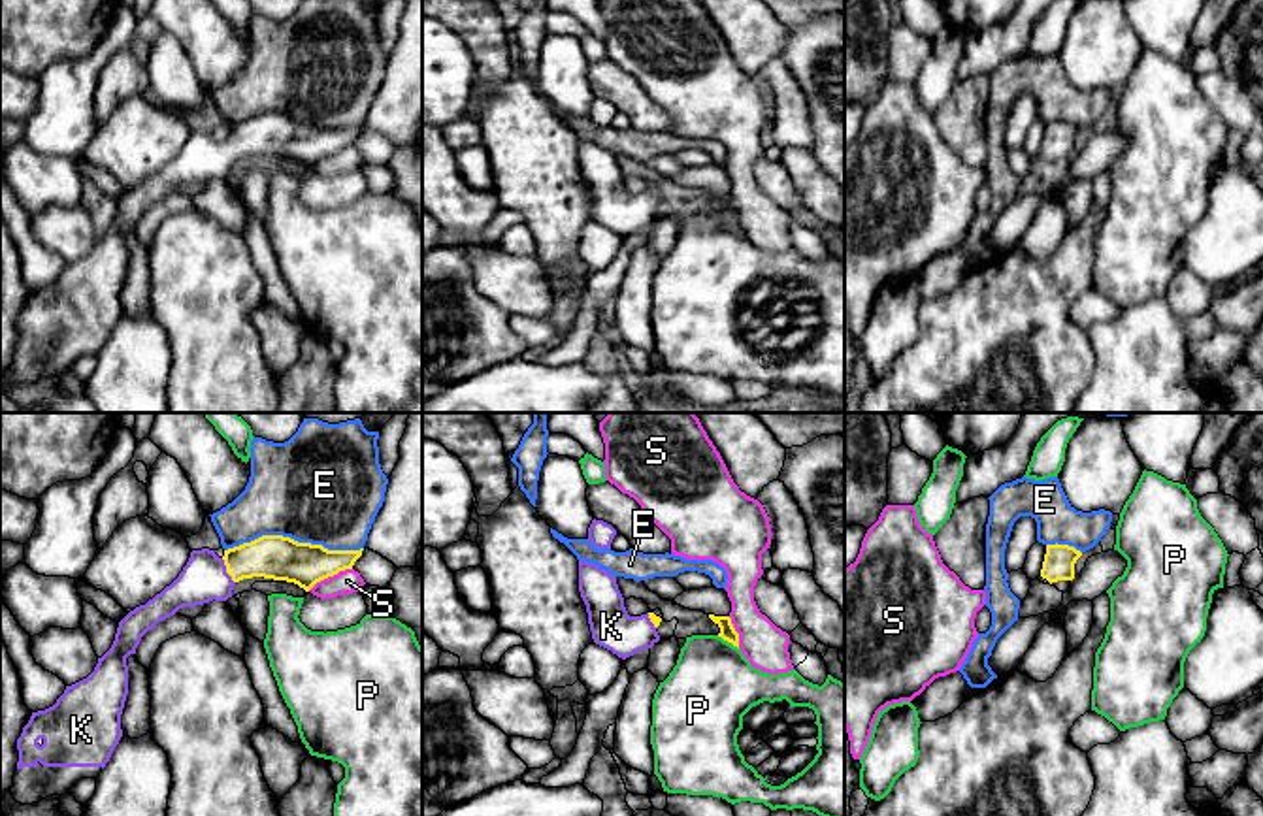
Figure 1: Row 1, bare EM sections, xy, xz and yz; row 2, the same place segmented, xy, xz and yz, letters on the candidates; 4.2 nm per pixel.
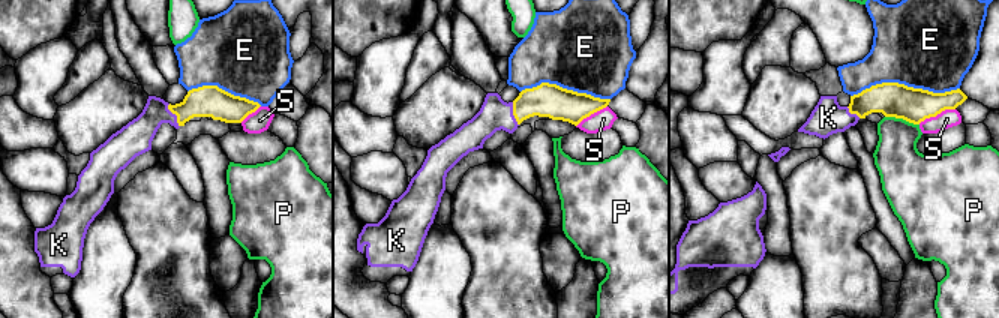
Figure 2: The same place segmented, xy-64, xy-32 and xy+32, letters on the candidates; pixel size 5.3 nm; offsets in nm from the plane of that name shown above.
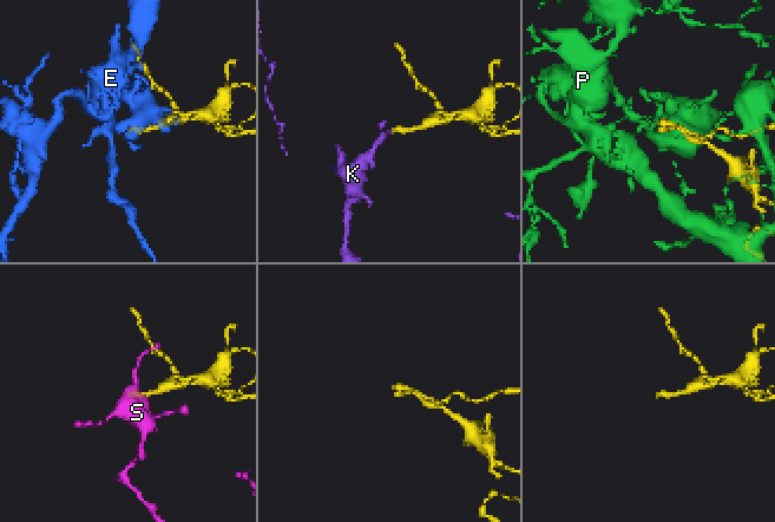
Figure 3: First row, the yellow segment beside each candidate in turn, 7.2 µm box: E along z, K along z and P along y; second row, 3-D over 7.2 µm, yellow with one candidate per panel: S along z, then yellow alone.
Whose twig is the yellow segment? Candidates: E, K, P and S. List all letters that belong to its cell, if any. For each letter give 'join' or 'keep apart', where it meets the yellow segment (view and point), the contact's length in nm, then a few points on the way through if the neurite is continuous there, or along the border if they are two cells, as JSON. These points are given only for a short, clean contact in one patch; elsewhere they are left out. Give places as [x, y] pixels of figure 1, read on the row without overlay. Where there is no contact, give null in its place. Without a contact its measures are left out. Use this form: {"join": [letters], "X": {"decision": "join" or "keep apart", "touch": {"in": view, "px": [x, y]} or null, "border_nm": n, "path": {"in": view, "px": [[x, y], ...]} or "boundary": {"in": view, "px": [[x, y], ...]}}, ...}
{"join": ["K"], "E": {"decision": "keep apart", "touch": {"in": "xy", "px": [293, 117]}, "border_nm": 600}, "K": {"decision": "join", "touch": {"in": "xy", "px": [227, 149]}, "border_nm": 130, "path": {"in": "xy", "px": [[272, 134], [238, 140], [227, 149], [204, 155]]}}, "P": {"decision": "keep apart", "touch": {"in": "xz", "px": [728, 219]}, "border_nm": 110}, "S": {"decision": "keep apart", "touch": {"in": "xy", "px": [328, 153]}, "border_nm": 220}}

